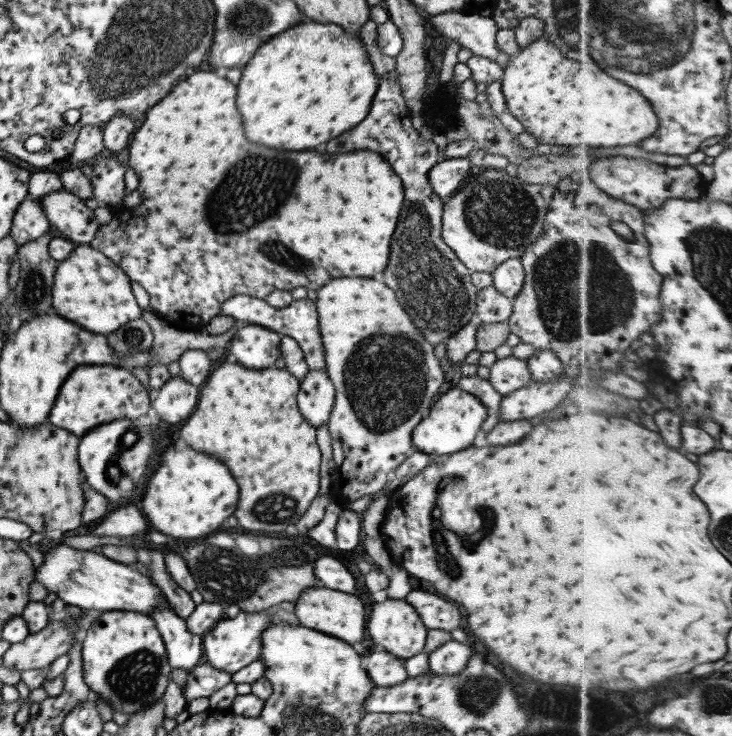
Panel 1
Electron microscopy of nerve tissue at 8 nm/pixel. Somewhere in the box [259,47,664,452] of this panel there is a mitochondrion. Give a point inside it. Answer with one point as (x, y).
(578, 291)

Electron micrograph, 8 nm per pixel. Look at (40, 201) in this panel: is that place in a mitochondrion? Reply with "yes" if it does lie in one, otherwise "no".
no

